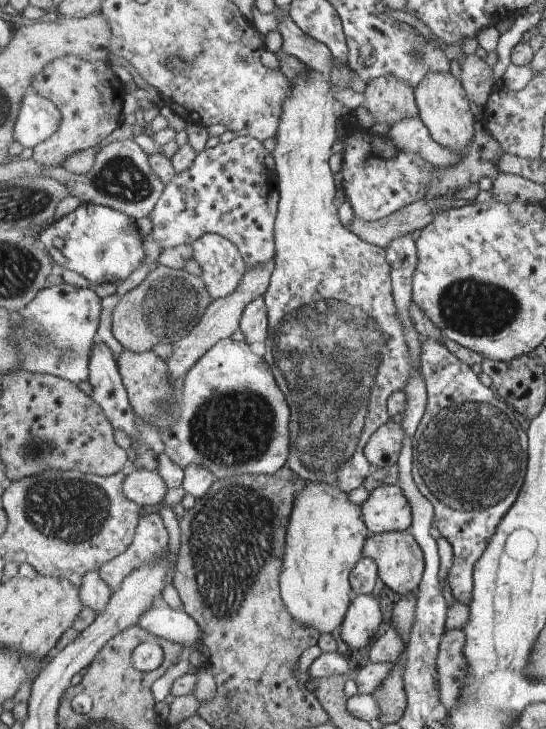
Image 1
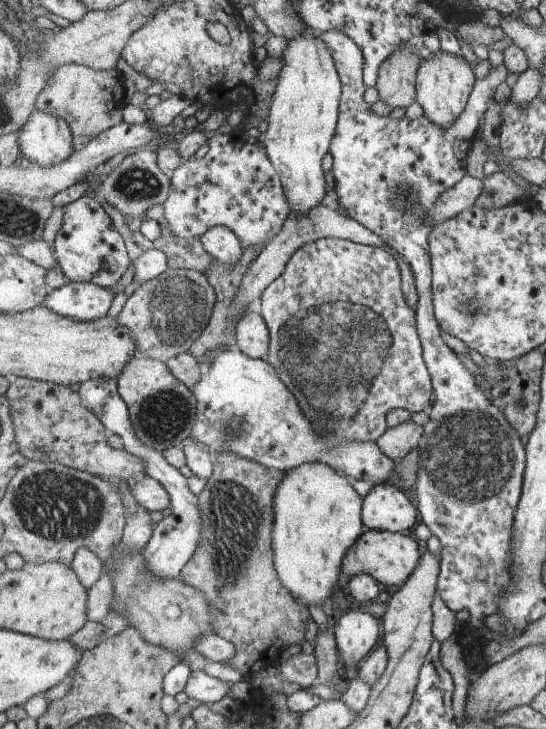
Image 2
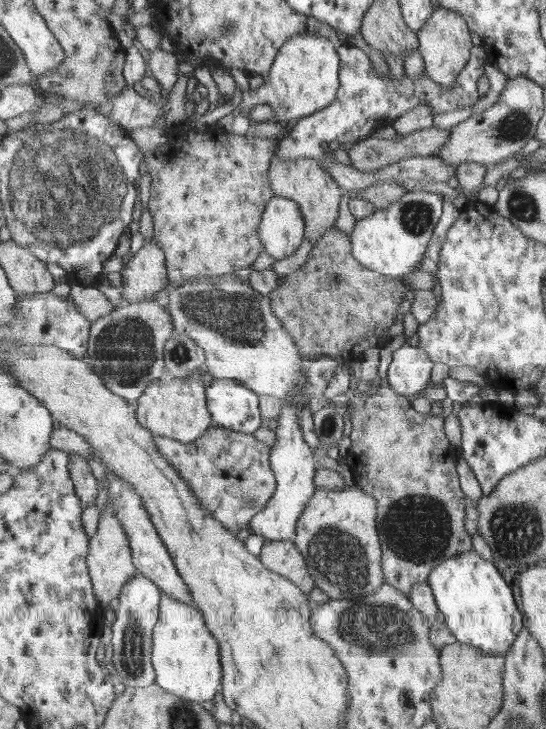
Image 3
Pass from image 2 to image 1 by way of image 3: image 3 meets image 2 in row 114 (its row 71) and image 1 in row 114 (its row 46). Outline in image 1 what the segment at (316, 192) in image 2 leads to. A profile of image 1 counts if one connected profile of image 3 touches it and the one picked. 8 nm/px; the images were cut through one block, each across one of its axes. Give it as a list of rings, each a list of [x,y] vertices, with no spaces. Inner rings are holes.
[[[307,69],[303,71],[303,74],[300,74],[295,80],[294,85],[292,85],[291,92],[288,94],[286,101],[282,106],[282,115],[280,118],[280,127],[277,133],[276,146],[273,151],[274,159],[276,160],[276,173],[278,178],[278,185],[280,186],[280,204],[279,204],[279,212],[278,217],[276,218],[276,267],[274,273],[272,274],[272,279],[270,280],[270,287],[264,296],[266,298],[266,305],[268,306],[268,319],[270,322],[269,329],[269,338],[267,338],[265,342],[266,354],[264,357],[266,361],[272,366],[273,372],[276,376],[277,384],[283,388],[283,392],[287,394],[287,398],[289,398],[289,406],[292,410],[292,418],[290,422],[290,436],[292,440],[291,444],[291,453],[290,459],[288,460],[288,466],[291,467],[298,475],[301,475],[306,481],[317,481],[317,482],[326,482],[327,485],[337,485],[341,487],[341,490],[344,490],[346,493],[351,492],[351,490],[355,490],[359,488],[363,482],[365,482],[365,478],[369,476],[372,471],[371,463],[368,461],[366,454],[364,453],[364,448],[367,446],[368,442],[371,440],[373,434],[377,432],[384,424],[390,421],[390,414],[388,411],[388,400],[392,394],[395,394],[399,391],[405,391],[406,386],[409,384],[414,378],[414,375],[421,374],[420,366],[419,370],[414,370],[414,358],[412,357],[412,352],[410,351],[410,346],[408,345],[408,338],[406,337],[406,326],[400,317],[400,312],[398,311],[398,306],[396,303],[396,298],[394,297],[394,286],[392,285],[392,266],[388,261],[388,250],[379,245],[374,245],[365,239],[359,238],[357,234],[353,231],[350,231],[347,226],[341,224],[341,220],[339,220],[339,216],[337,215],[337,208],[335,208],[335,204],[333,204],[333,200],[335,200],[335,185],[336,178],[333,176],[333,172],[331,172],[331,166],[329,166],[329,158],[331,158],[331,154],[333,154],[333,146],[335,143],[338,143],[337,139],[337,122],[339,122],[339,117],[335,114],[335,94],[333,94],[333,88],[331,88],[331,78],[329,76],[325,76],[323,73],[319,71],[315,71],[313,69]]]

